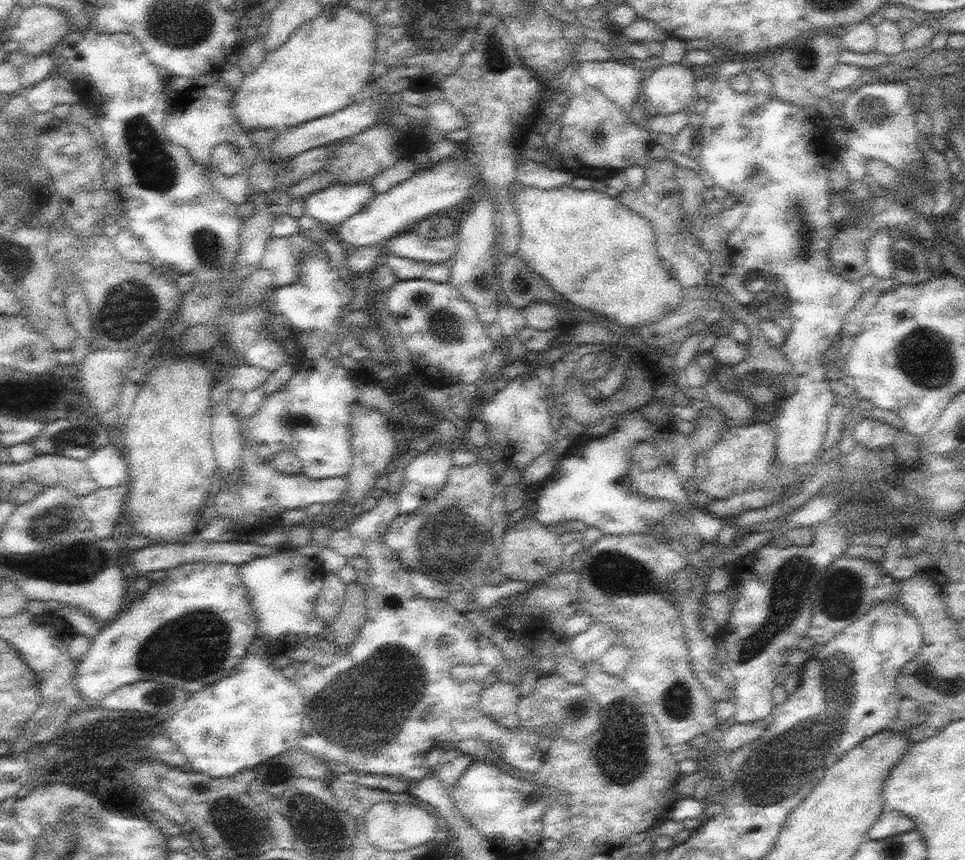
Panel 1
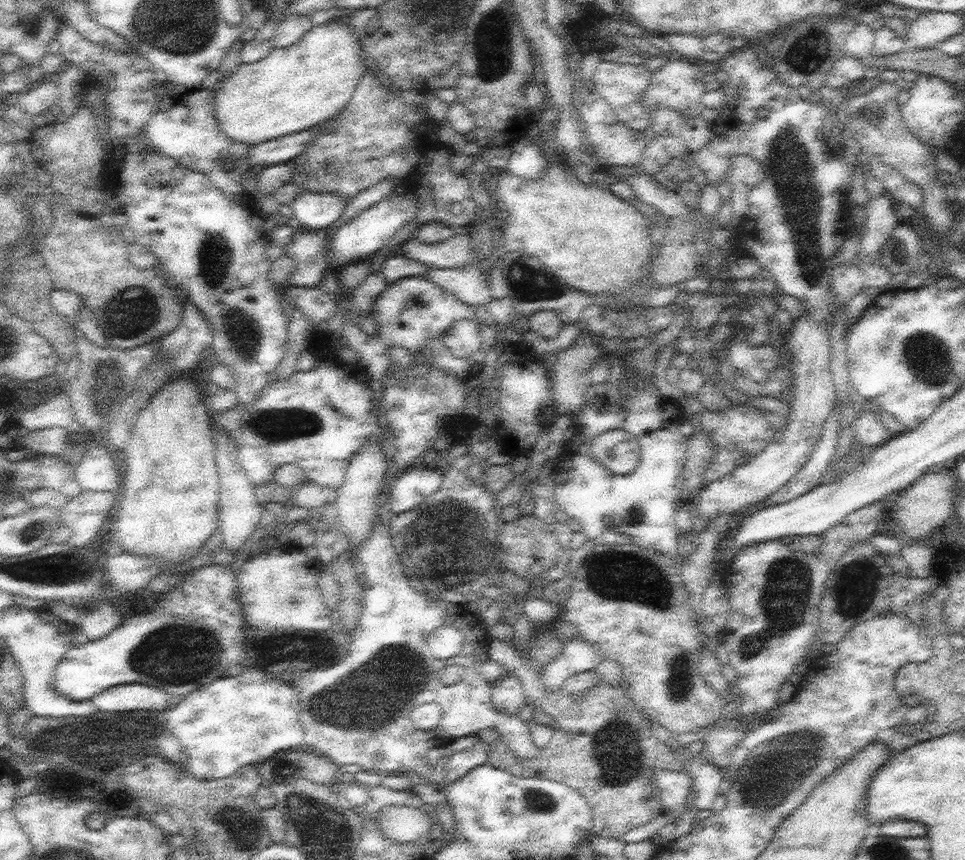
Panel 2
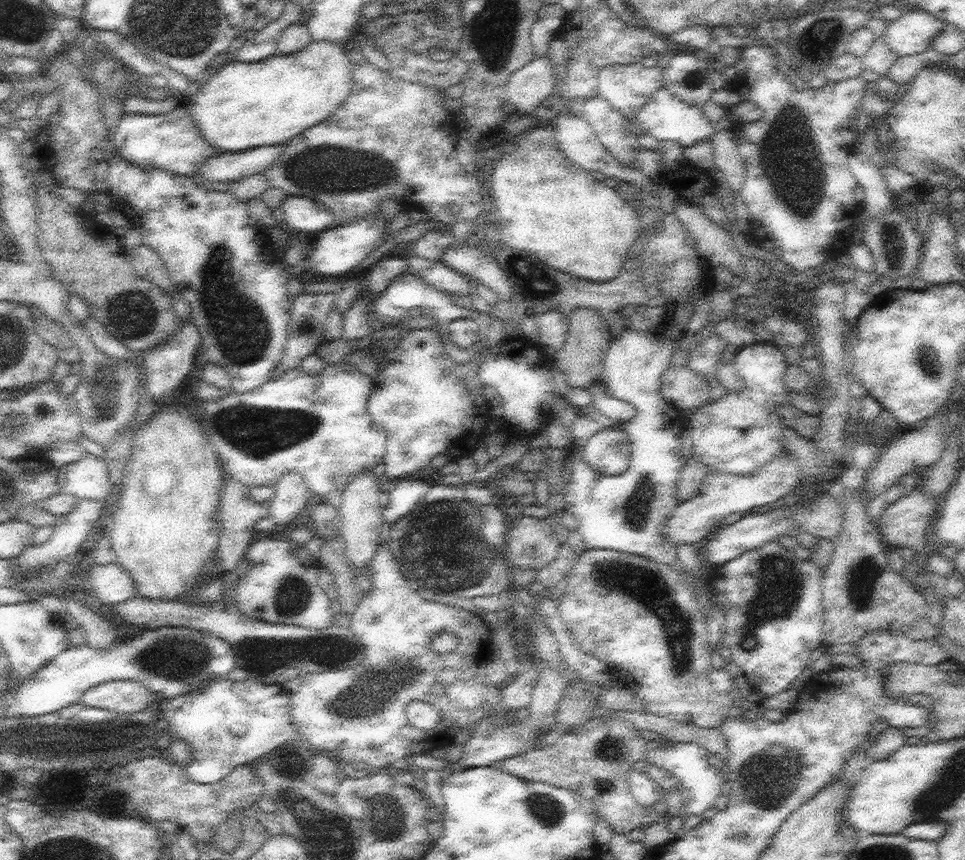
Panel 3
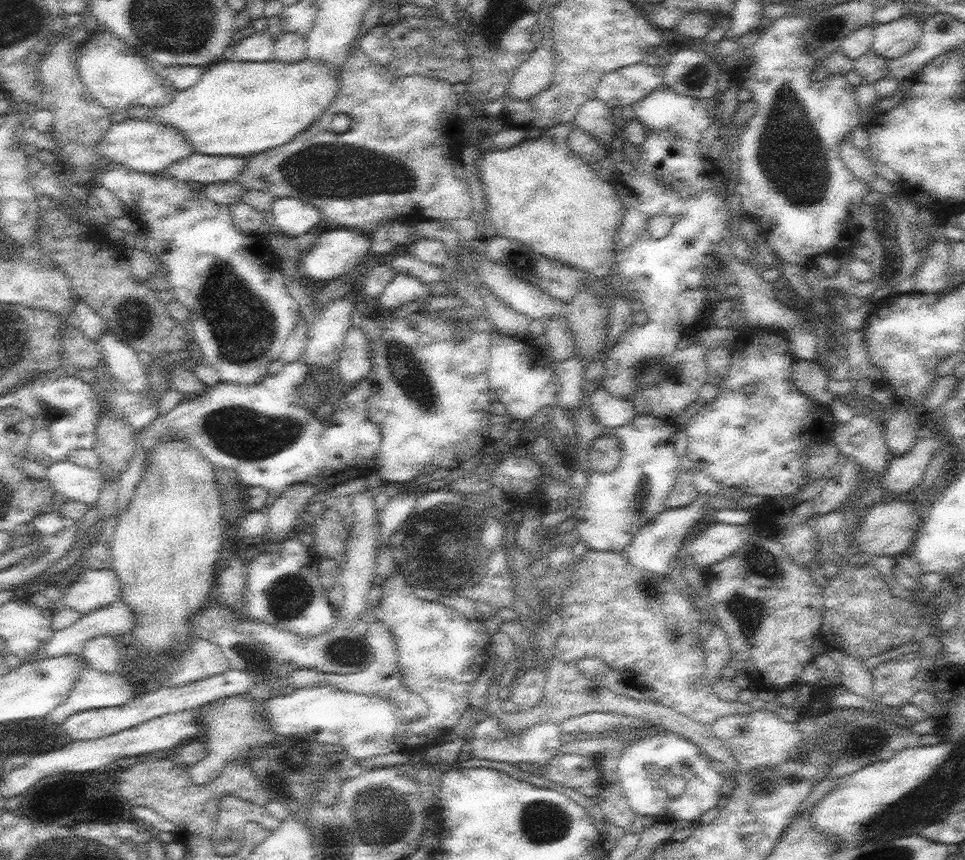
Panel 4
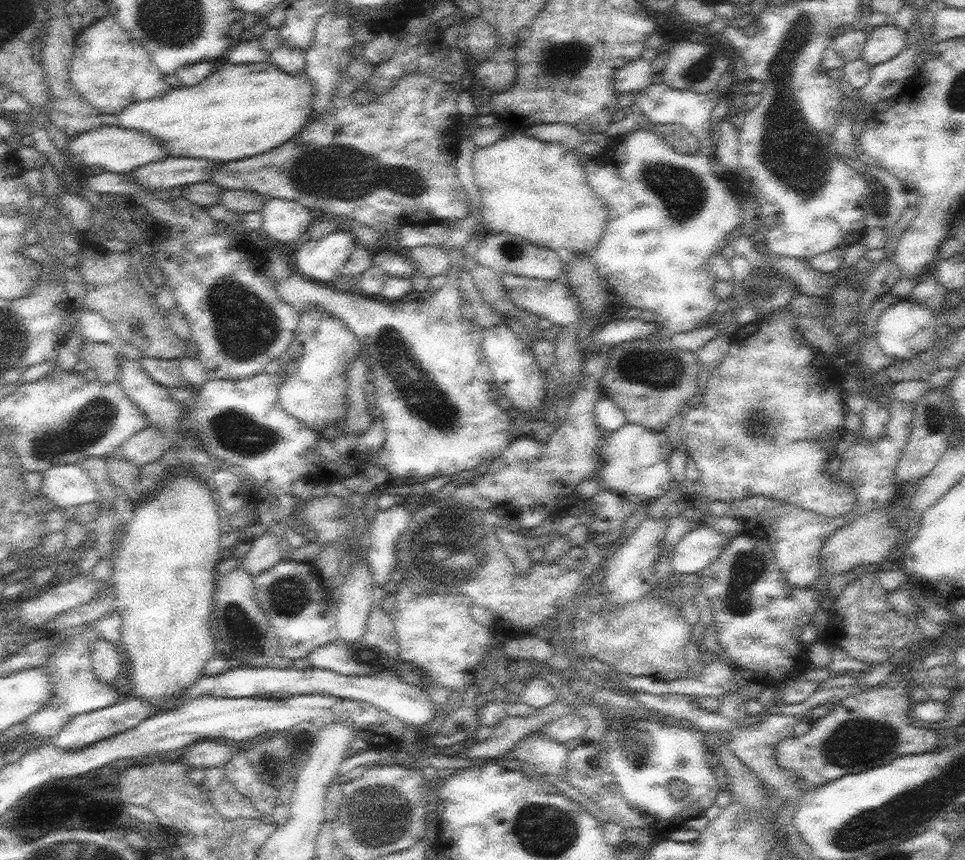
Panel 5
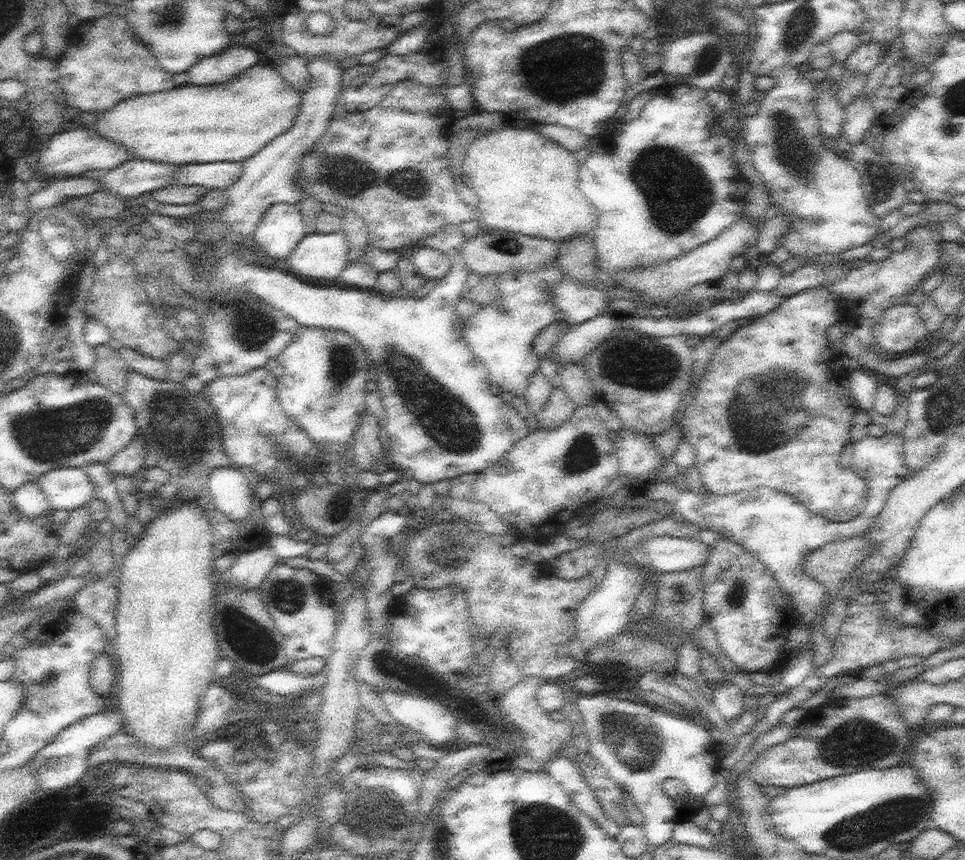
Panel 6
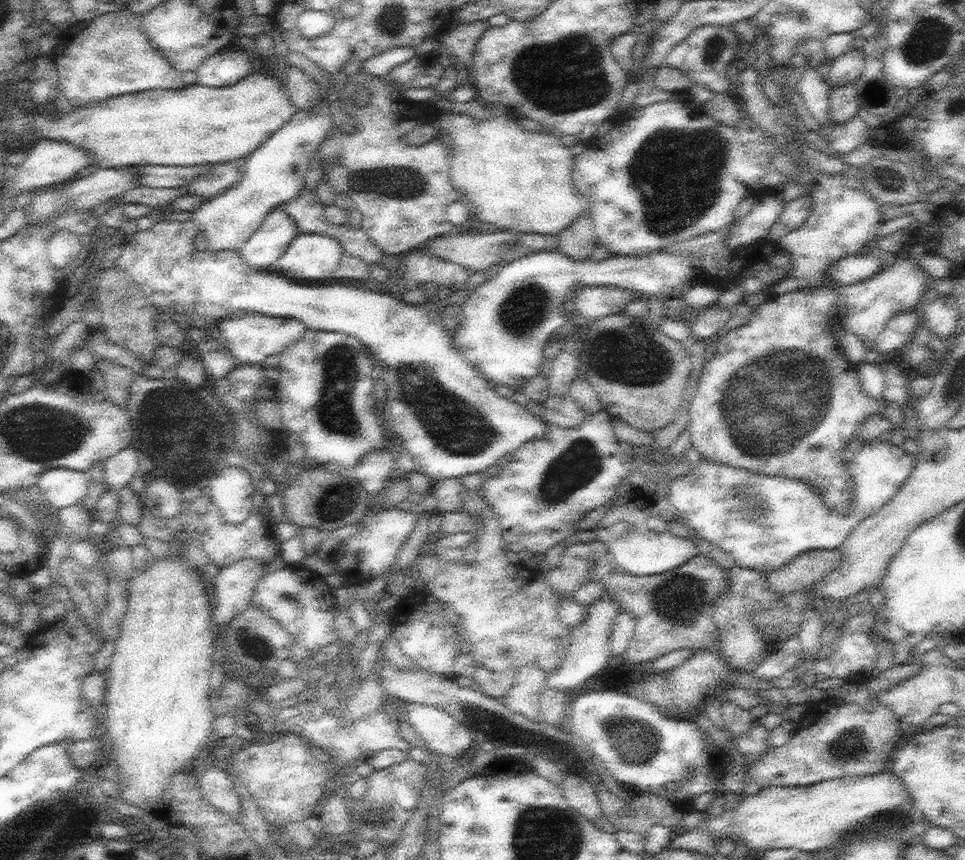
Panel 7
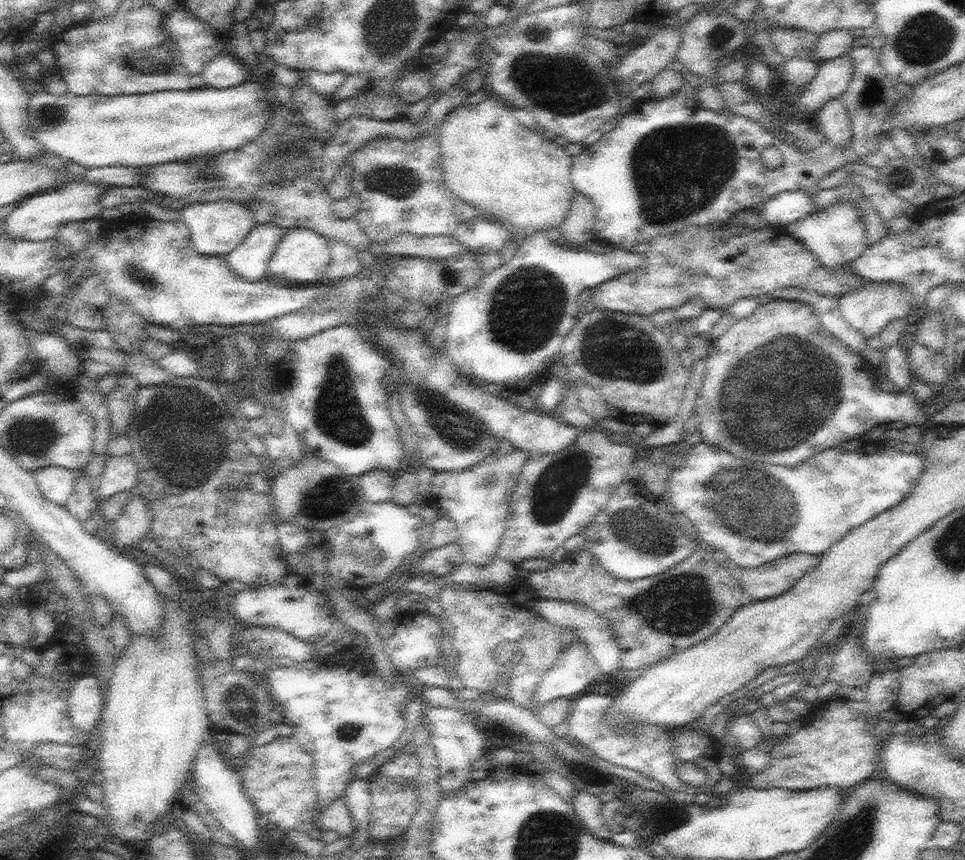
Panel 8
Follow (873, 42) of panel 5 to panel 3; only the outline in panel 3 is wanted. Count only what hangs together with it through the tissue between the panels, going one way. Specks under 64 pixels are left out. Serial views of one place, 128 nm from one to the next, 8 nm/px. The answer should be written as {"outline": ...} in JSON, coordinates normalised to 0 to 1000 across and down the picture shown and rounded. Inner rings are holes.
{"outline":[[[941,9],[931,23],[918,28],[915,42],[931,65],[945,65],[962,58],[980,29],[978,21],[956,10]]]}

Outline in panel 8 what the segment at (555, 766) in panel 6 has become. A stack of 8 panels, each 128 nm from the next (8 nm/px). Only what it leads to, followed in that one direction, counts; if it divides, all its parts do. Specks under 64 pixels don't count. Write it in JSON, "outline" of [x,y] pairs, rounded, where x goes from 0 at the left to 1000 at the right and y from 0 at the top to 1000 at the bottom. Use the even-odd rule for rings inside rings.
{"outline":[[[600,920],[597,923],[594,940],[604,960],[611,965],[613,972],[618,972],[622,977],[633,977],[635,967],[626,955],[624,945],[625,935],[626,929],[606,920]]]}

